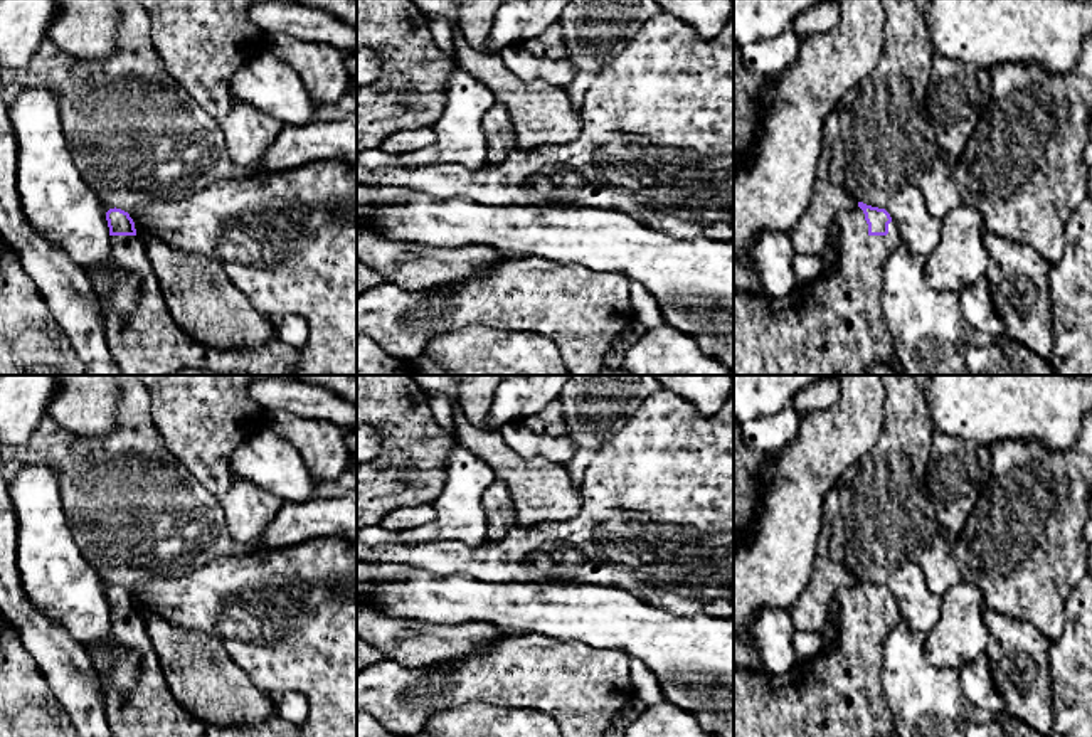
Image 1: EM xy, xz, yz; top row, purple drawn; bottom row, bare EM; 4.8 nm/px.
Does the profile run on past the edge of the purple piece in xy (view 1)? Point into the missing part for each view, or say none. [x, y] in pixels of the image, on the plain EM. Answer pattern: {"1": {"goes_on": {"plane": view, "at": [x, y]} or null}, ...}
{"1": {"goes_on": {"plane": "xy", "at": [152, 710]}}}

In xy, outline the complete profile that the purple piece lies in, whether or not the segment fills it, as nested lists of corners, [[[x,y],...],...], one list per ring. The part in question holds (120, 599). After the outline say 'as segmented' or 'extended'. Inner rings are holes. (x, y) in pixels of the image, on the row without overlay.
[[[106,589],[111,618],[111,639],[125,650],[140,653],[141,675],[133,693],[119,702],[104,695],[106,720],[114,737],[298,737],[298,725],[278,712],[251,725],[209,725],[190,715],[173,697],[158,656],[146,633],[146,621],[136,611],[128,589]]]; extended

